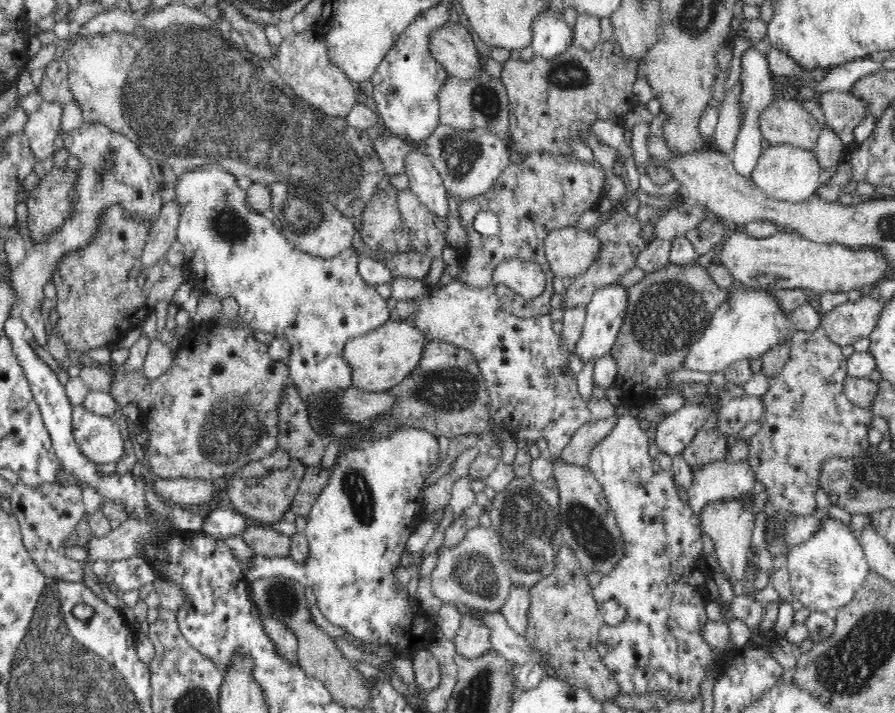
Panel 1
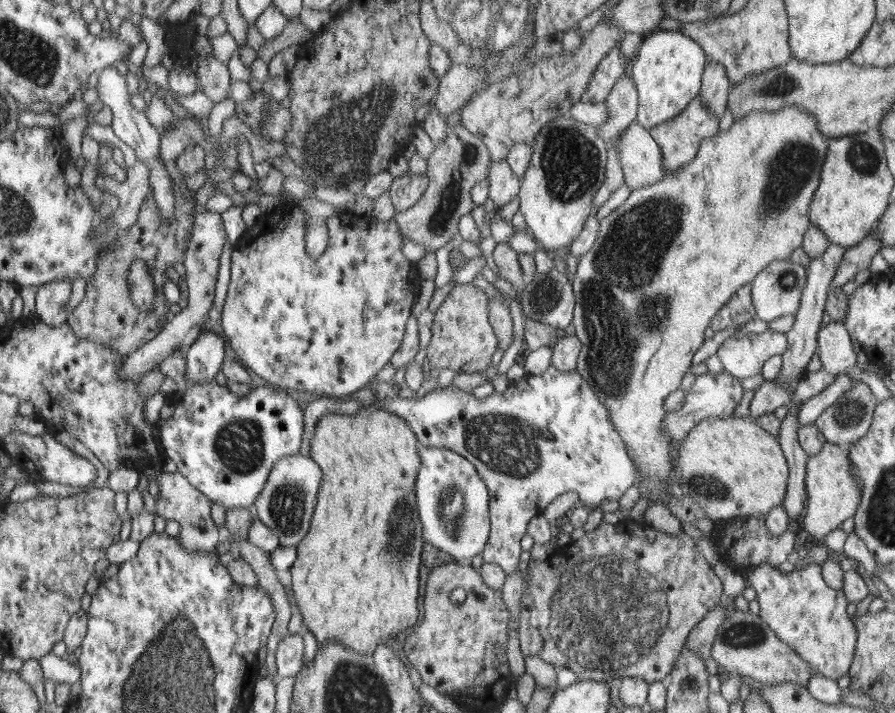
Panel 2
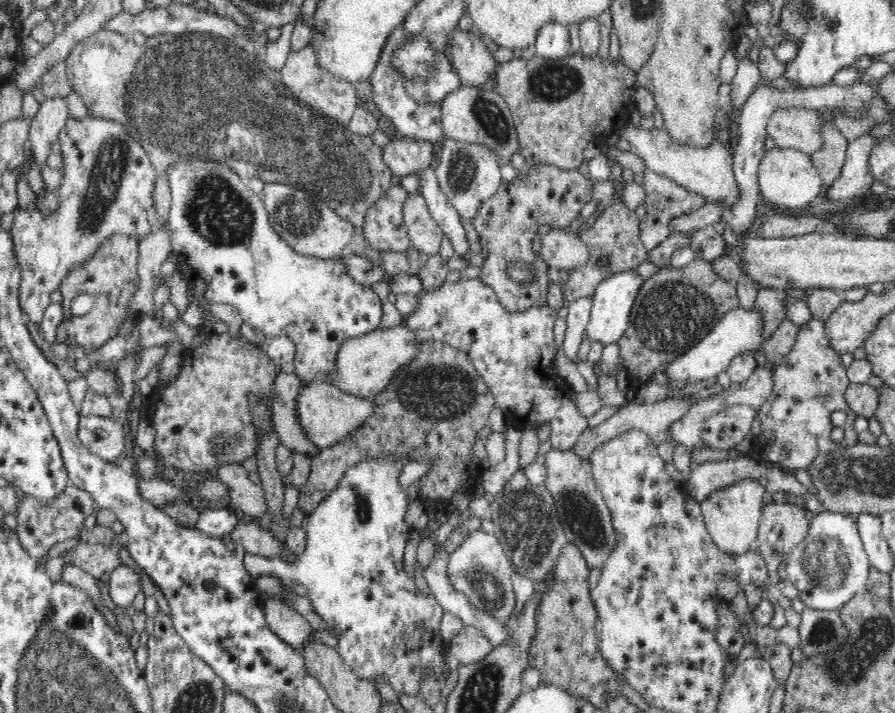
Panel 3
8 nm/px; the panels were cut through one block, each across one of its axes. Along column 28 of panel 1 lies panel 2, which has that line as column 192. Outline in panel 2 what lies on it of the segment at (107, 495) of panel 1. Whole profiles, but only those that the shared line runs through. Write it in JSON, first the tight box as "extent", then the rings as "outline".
{"extent":[185,324,224,382],"outline":[[[201,324],[197,326],[192,338],[188,342],[188,349],[185,357],[186,374],[185,378],[191,382],[206,382],[212,380],[218,370],[222,368],[224,358],[224,341],[222,337],[213,332],[201,332]]]}

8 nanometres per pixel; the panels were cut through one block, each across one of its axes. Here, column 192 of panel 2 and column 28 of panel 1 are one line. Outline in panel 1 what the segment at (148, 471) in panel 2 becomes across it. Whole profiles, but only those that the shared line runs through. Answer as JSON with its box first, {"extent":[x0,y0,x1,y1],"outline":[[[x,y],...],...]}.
{"extent":[10,481,86,582],"outline":[[[21,481],[12,488],[10,495],[13,514],[20,524],[23,545],[34,559],[38,568],[48,578],[53,580],[72,580],[83,582],[84,562],[67,557],[62,549],[62,542],[66,542],[73,534],[76,525],[86,515],[84,494],[80,485],[40,484],[32,488]]]}

